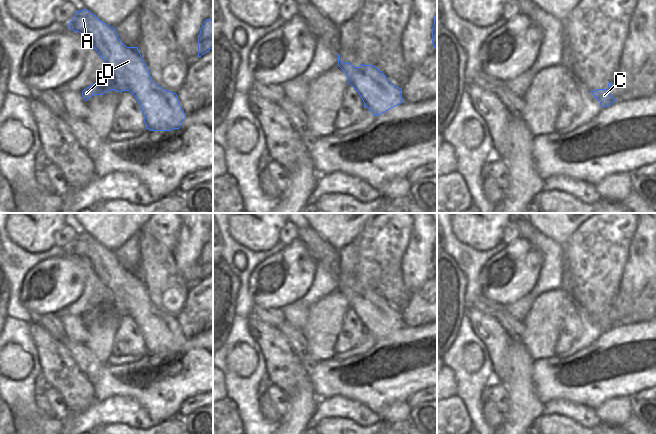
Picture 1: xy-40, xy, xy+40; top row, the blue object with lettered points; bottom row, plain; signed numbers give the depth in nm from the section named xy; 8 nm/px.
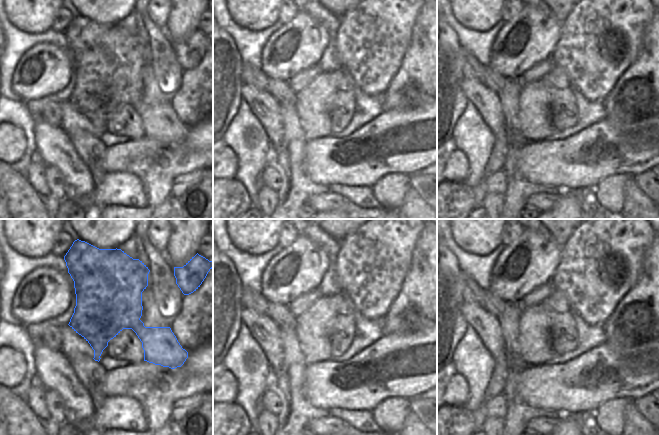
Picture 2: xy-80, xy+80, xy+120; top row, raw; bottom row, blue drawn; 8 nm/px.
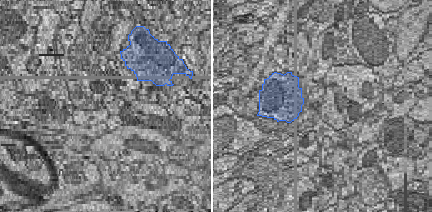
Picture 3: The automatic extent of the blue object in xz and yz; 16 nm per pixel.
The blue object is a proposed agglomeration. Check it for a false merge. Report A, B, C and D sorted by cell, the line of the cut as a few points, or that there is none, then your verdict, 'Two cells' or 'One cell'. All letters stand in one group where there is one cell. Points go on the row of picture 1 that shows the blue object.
Groups: A B D / C. Split along xy (343, 66), (350, 65), (361, 74), (366, 73). Two cells.

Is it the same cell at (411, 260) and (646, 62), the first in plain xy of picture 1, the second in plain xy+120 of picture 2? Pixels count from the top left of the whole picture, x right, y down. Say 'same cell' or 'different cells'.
same cell

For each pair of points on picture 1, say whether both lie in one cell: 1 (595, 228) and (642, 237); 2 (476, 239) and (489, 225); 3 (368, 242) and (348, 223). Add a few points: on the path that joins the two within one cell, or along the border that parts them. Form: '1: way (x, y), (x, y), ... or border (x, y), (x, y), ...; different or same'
1: border (638, 223), (630, 244), (628, 258); different
2: way (479, 236), (486, 228); same
3: border (366, 223), (352, 241); different

